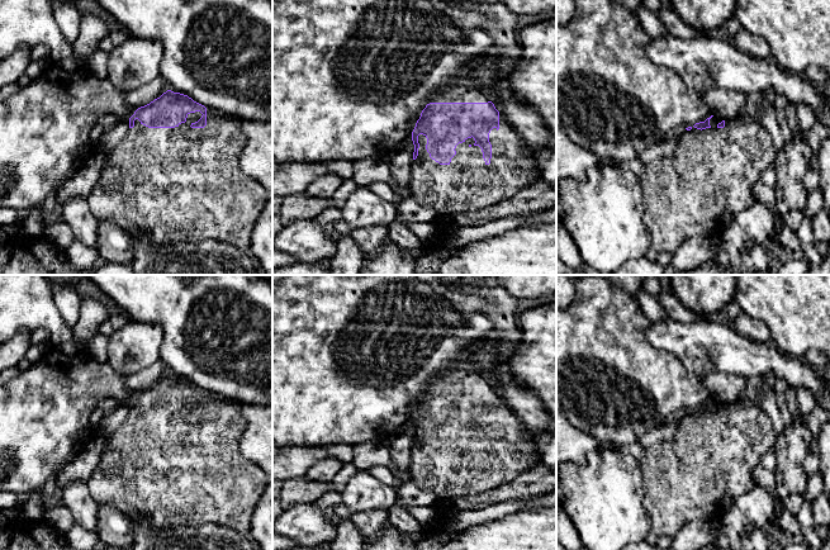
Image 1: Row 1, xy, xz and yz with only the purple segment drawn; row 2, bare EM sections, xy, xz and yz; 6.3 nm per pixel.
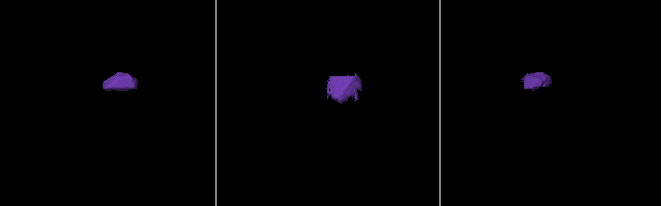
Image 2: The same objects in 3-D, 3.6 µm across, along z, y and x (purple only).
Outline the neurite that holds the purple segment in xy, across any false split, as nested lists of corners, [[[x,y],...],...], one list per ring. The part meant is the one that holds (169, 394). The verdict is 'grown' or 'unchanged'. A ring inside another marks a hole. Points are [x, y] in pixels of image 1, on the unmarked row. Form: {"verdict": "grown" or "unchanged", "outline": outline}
{"verdict": "grown", "outline": [[[167,374],[160,381],[134,395],[129,402],[129,413],[124,422],[113,435],[105,438],[101,459],[87,482],[90,494],[98,506],[112,506],[118,508],[133,523],[144,522],[155,528],[215,523],[233,528],[242,535],[248,535],[252,515],[267,488],[269,482],[265,471],[256,464],[246,460],[238,450],[238,440],[243,433],[245,426],[246,423],[241,412],[241,404],[224,397],[208,393],[188,379]]]}

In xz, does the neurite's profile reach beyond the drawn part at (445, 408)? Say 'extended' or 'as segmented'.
extended

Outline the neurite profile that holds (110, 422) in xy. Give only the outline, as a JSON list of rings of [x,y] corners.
[[[123,404],[106,414],[100,425],[99,432],[104,437],[113,435],[119,426],[124,422],[129,413],[129,404]]]

